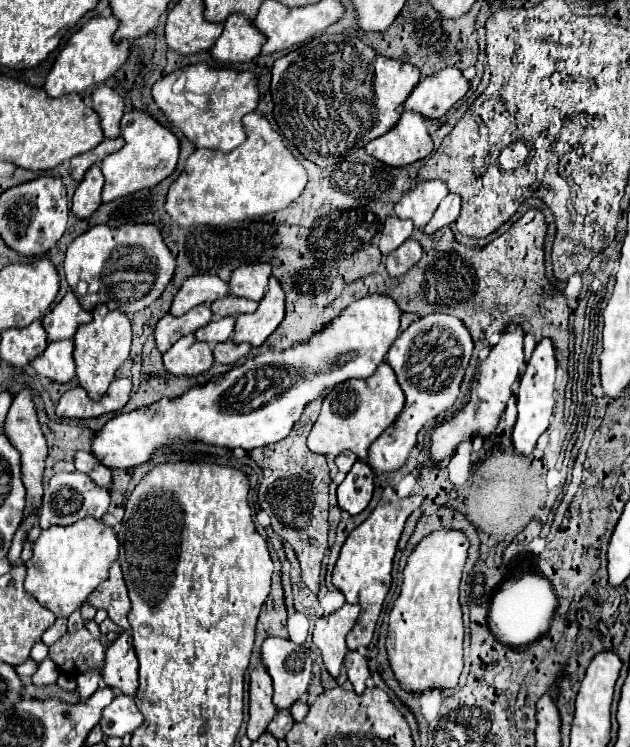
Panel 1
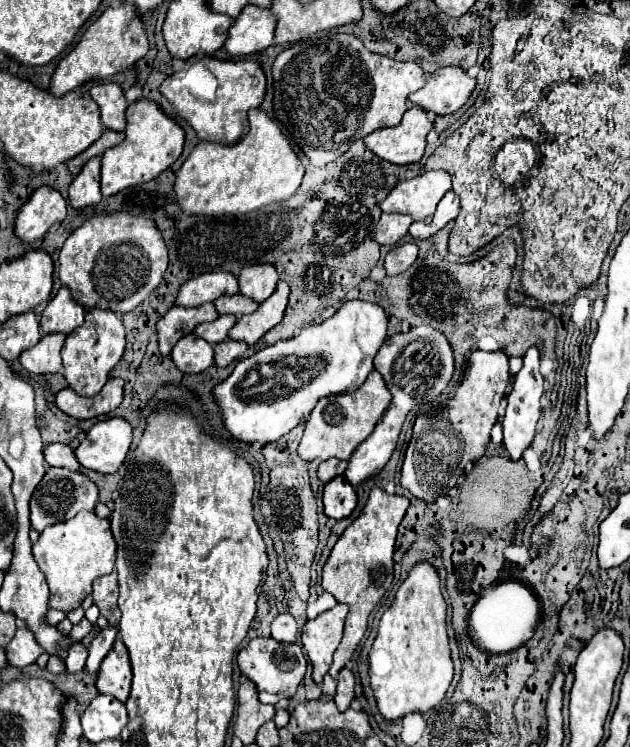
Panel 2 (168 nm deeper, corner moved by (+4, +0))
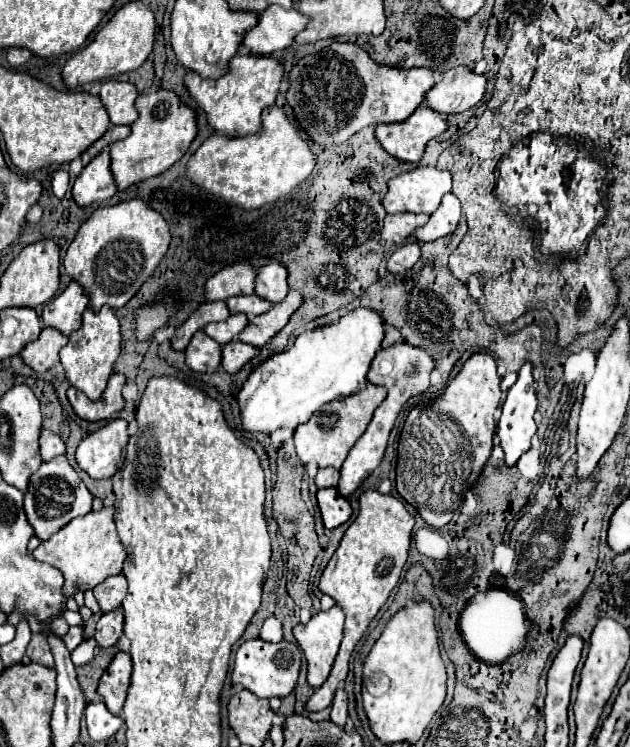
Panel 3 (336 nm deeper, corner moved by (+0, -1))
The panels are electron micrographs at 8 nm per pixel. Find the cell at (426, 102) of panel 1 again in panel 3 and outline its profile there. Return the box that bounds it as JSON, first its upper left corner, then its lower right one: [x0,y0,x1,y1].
[427,67,485,115]

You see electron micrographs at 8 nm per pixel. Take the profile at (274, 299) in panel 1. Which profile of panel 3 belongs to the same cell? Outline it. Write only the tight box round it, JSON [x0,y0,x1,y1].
[239,289,303,347]

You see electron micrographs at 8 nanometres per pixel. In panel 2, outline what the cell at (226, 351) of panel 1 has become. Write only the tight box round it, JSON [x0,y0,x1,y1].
[213,340,247,366]

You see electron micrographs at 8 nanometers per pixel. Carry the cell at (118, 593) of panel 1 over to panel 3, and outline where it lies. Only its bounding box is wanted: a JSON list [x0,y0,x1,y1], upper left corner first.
[93,575,127,611]

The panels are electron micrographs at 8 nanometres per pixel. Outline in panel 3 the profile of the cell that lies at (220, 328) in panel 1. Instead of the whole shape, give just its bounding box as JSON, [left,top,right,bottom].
[203,313,249,345]

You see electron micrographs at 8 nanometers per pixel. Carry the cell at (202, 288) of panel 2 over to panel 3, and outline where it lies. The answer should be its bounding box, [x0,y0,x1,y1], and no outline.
[205,263,257,301]

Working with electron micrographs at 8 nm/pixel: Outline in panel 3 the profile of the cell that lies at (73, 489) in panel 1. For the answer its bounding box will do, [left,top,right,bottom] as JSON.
[25,457,93,541]

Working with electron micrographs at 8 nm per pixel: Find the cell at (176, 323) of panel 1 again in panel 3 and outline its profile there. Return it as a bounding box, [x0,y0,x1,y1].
[171,301,229,351]

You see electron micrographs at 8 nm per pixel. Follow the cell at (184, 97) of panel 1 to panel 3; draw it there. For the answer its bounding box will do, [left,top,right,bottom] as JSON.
[185,55,283,137]

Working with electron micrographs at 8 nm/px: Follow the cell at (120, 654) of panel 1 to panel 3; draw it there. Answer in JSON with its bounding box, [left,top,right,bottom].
[97,651,131,715]

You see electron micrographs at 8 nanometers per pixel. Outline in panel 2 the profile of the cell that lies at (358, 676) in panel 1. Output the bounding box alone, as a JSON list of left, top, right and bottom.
[335,668,355,712]

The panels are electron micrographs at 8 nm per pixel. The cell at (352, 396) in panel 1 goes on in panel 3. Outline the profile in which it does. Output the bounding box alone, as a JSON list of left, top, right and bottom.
[293,383,387,469]

